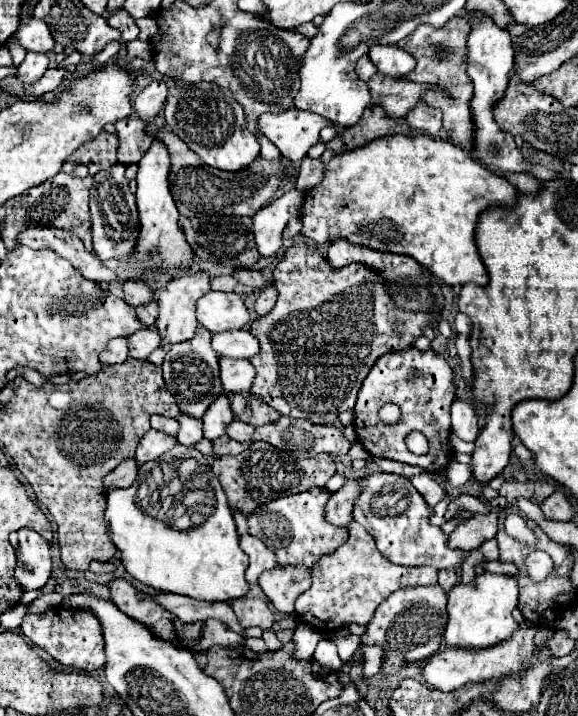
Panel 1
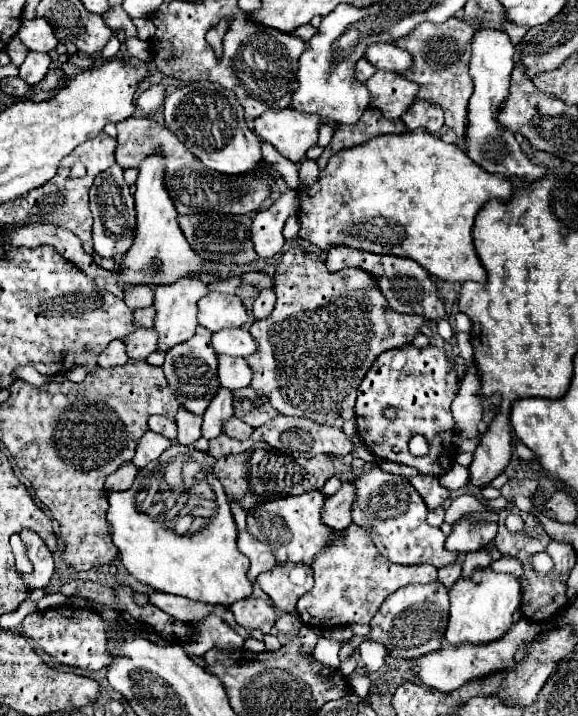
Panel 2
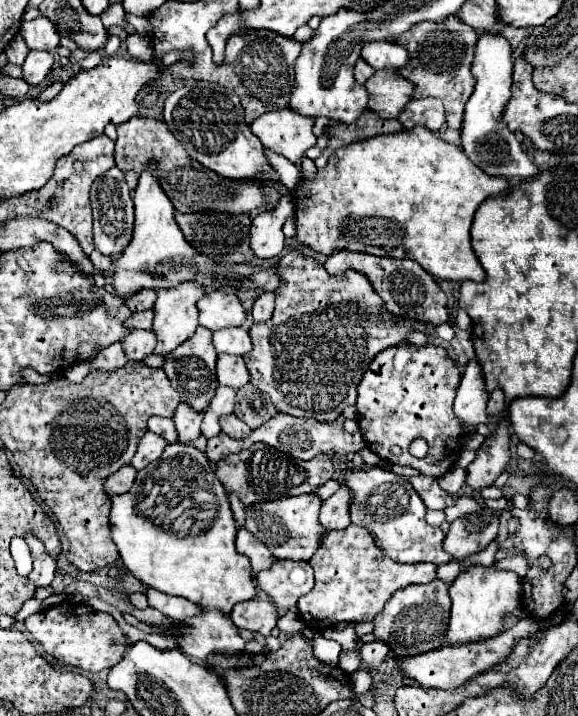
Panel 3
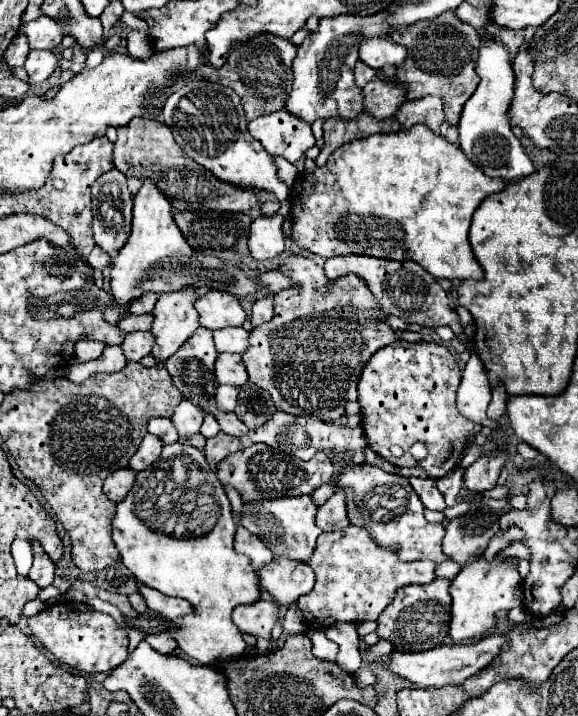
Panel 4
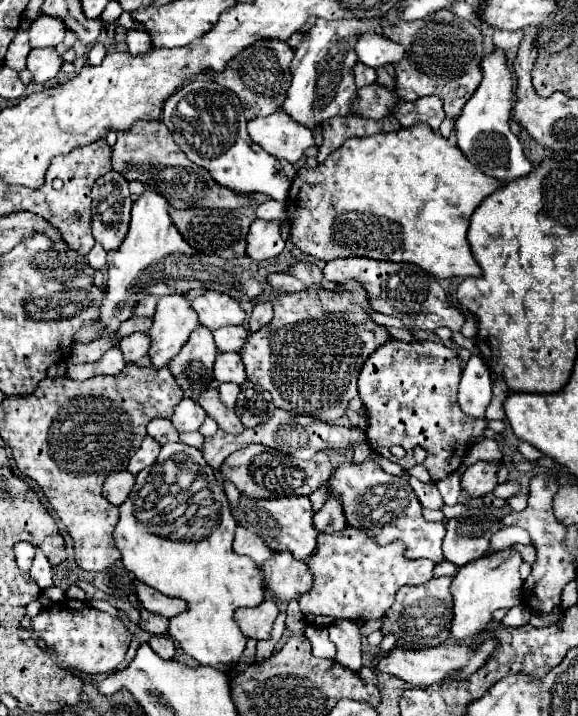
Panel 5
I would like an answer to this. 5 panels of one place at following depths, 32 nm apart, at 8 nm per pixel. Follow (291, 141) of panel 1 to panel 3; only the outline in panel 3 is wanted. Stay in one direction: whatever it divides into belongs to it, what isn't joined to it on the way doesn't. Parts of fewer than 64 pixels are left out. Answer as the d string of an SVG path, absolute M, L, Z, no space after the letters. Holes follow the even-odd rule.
M286 108L264 112L264 116L252 122L250 130L266 148L296 164L304 158L304 152L316 144L314 122L316 118L306 118Z

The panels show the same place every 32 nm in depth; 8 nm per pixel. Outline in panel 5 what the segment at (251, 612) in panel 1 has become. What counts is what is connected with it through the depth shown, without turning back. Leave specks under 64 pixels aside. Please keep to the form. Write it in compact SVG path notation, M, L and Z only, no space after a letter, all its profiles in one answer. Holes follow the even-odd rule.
M264 600L254 608L238 608L234 620L244 636L262 640L270 638L270 630L276 616L278 616L278 606L272 600Z

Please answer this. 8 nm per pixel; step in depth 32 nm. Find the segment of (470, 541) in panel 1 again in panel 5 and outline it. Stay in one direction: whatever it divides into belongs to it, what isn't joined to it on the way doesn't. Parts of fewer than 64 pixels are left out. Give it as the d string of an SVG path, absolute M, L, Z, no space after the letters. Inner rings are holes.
M468 508L462 516L446 522L442 544L444 558L454 564L468 564L486 554L492 534L500 528L500 520L488 508Z

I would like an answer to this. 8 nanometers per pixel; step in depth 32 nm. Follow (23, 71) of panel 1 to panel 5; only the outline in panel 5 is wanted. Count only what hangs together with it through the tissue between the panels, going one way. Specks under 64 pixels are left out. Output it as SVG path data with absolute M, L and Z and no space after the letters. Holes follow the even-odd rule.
M36 48L28 54L26 70L32 74L32 82L48 82L58 74L62 58L54 48Z

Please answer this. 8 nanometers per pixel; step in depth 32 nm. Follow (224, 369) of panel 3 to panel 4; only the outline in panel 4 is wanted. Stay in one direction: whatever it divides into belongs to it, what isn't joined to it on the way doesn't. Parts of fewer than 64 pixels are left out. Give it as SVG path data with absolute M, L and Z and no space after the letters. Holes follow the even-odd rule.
M218 354L214 374L216 374L218 384L244 386L248 382L248 372L238 354Z

